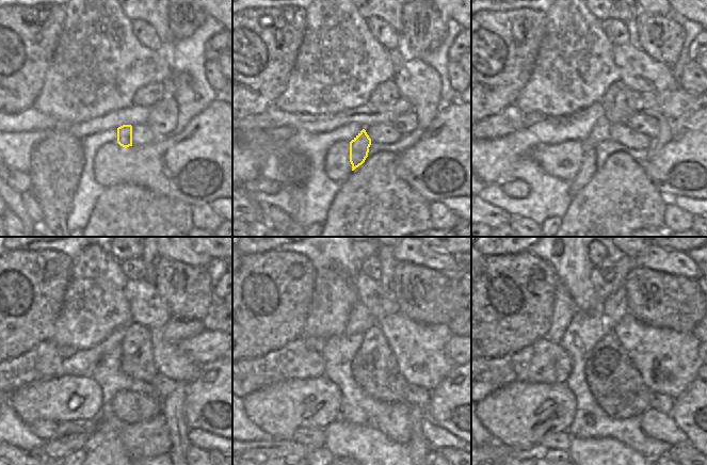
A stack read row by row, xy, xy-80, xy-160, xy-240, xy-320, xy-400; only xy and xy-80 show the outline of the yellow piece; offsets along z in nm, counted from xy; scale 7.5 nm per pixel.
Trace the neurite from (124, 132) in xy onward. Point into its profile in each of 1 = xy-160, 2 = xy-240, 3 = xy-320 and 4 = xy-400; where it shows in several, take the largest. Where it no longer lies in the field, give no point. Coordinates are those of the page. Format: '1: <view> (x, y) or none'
1: xy-160 (589, 167)
2: xy-240 (60, 448)
3: xy-320 (257, 451)
4: xy-400 (497, 453)

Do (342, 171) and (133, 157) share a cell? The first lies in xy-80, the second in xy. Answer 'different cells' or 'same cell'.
same cell

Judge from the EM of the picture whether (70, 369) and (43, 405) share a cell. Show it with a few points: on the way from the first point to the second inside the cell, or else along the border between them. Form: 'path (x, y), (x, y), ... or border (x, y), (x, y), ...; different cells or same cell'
border (65, 374), (91, 377); different cells

